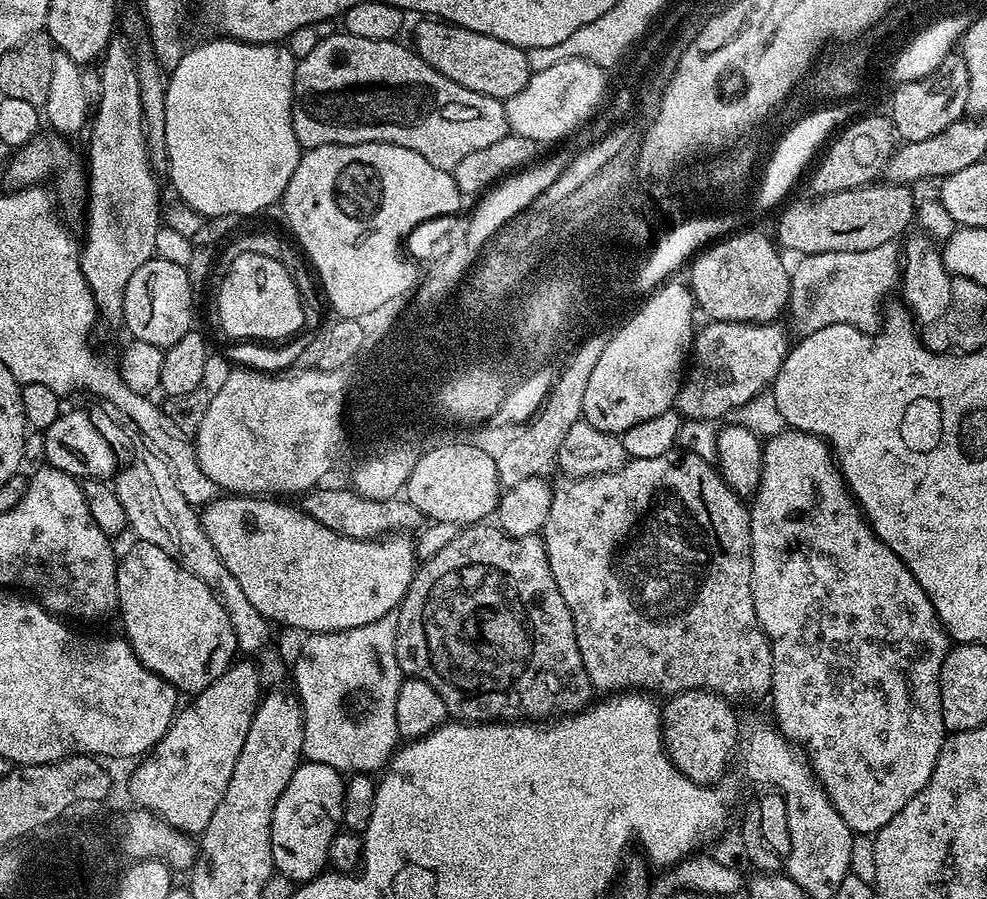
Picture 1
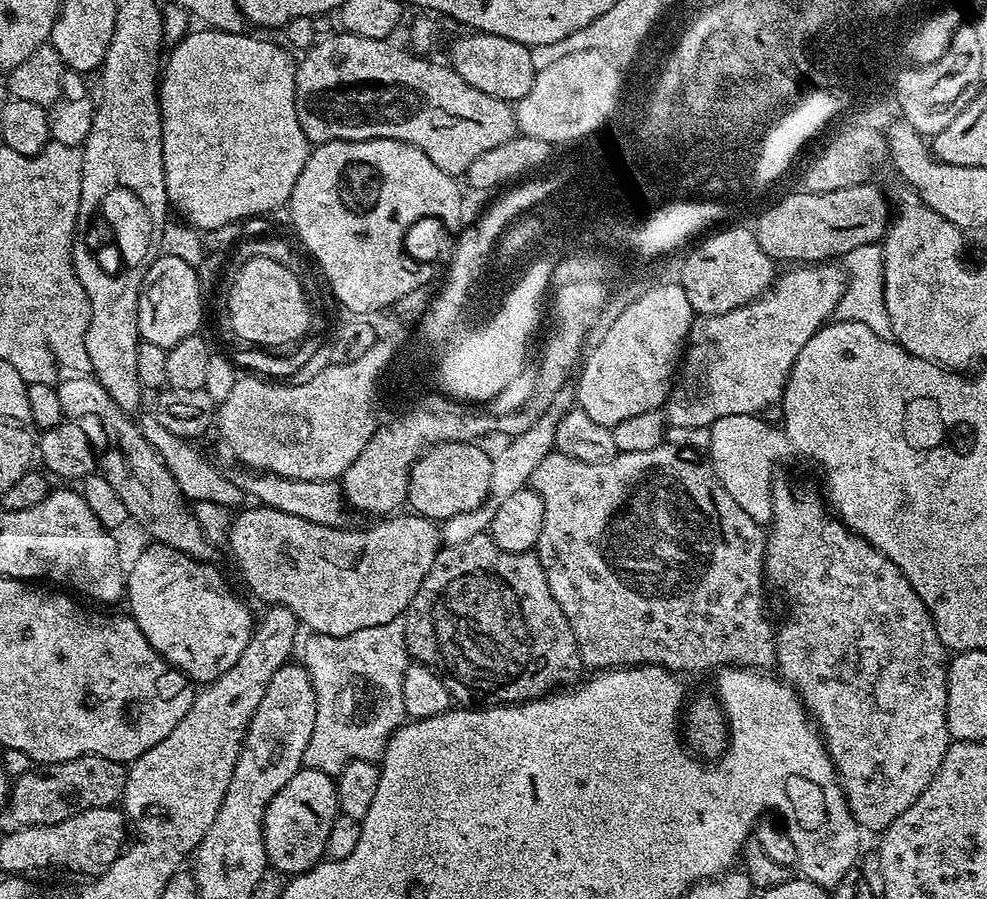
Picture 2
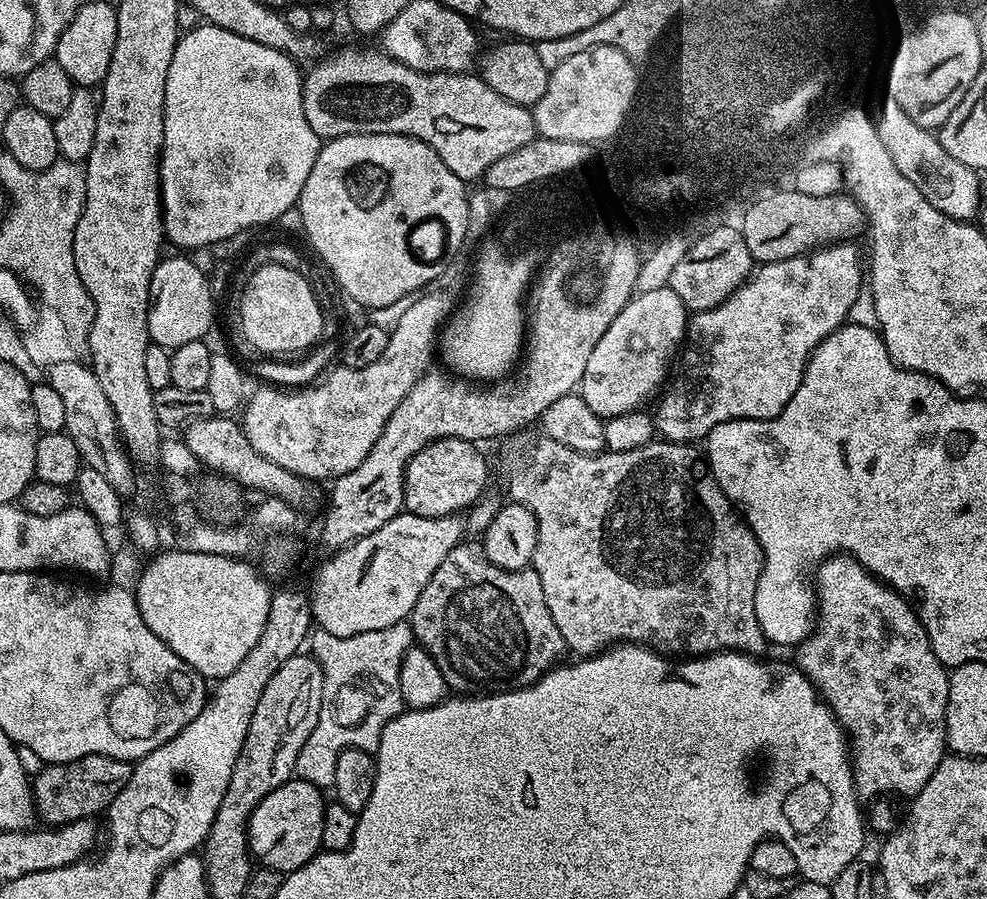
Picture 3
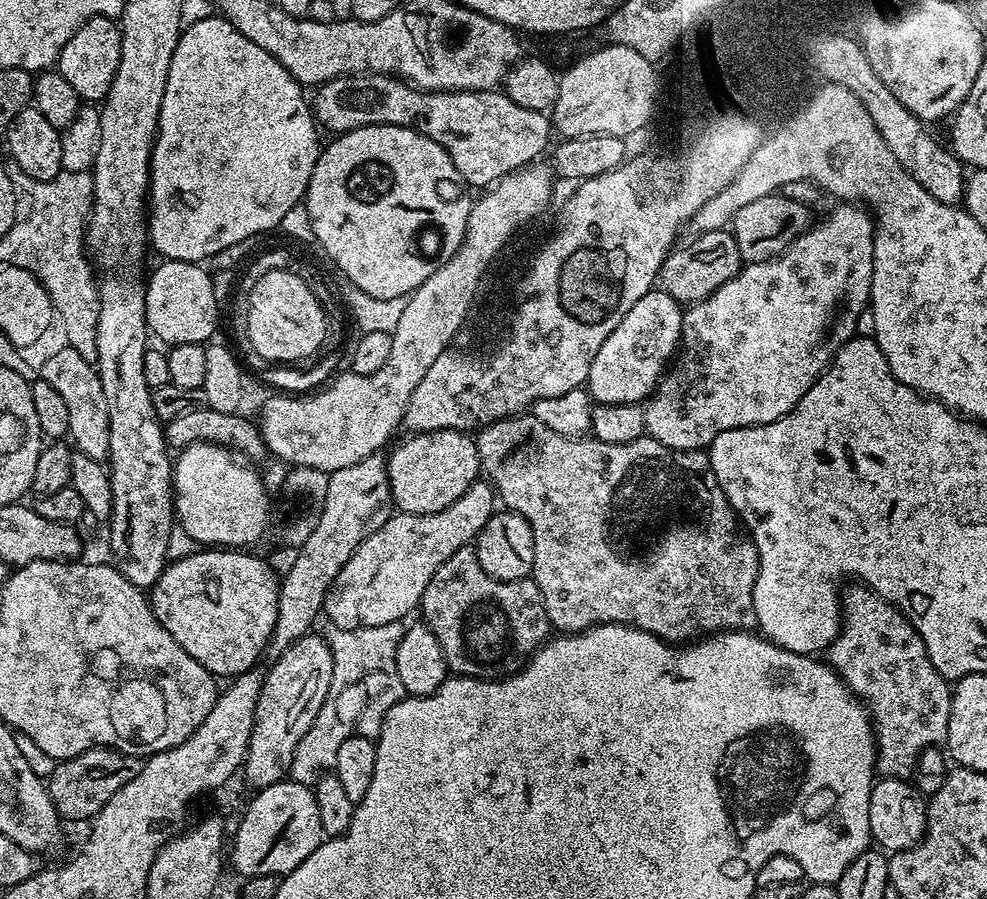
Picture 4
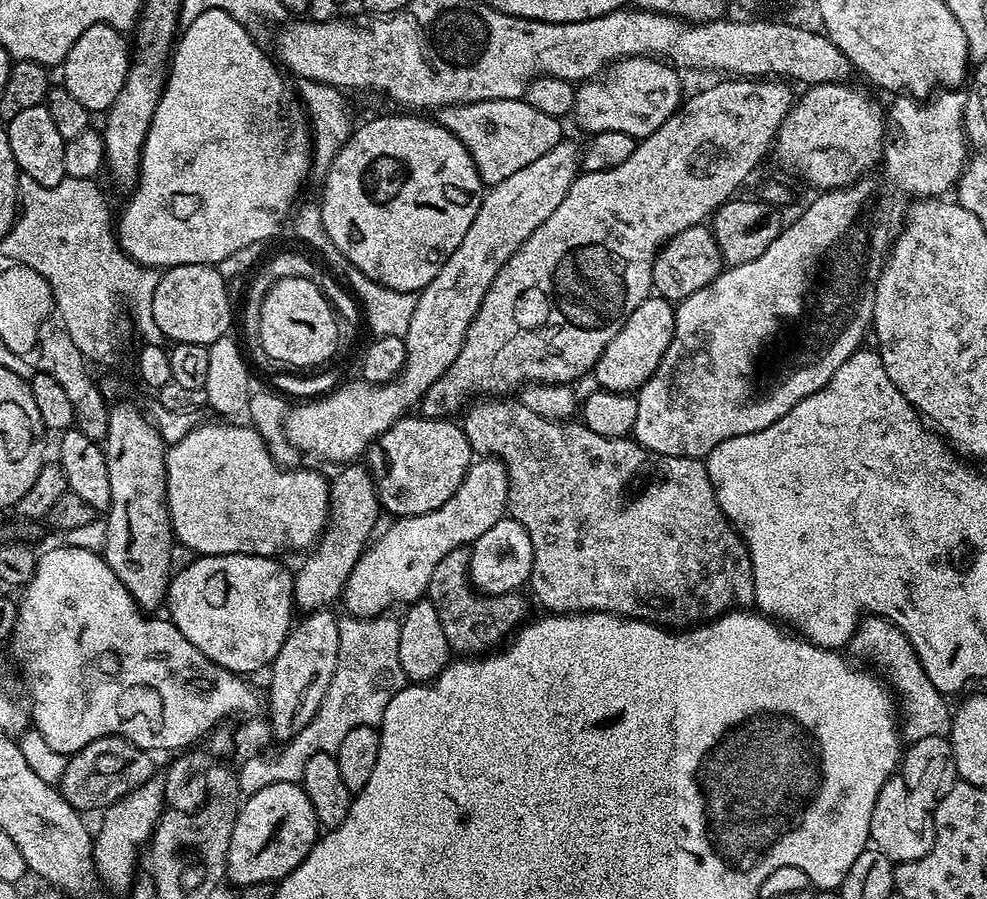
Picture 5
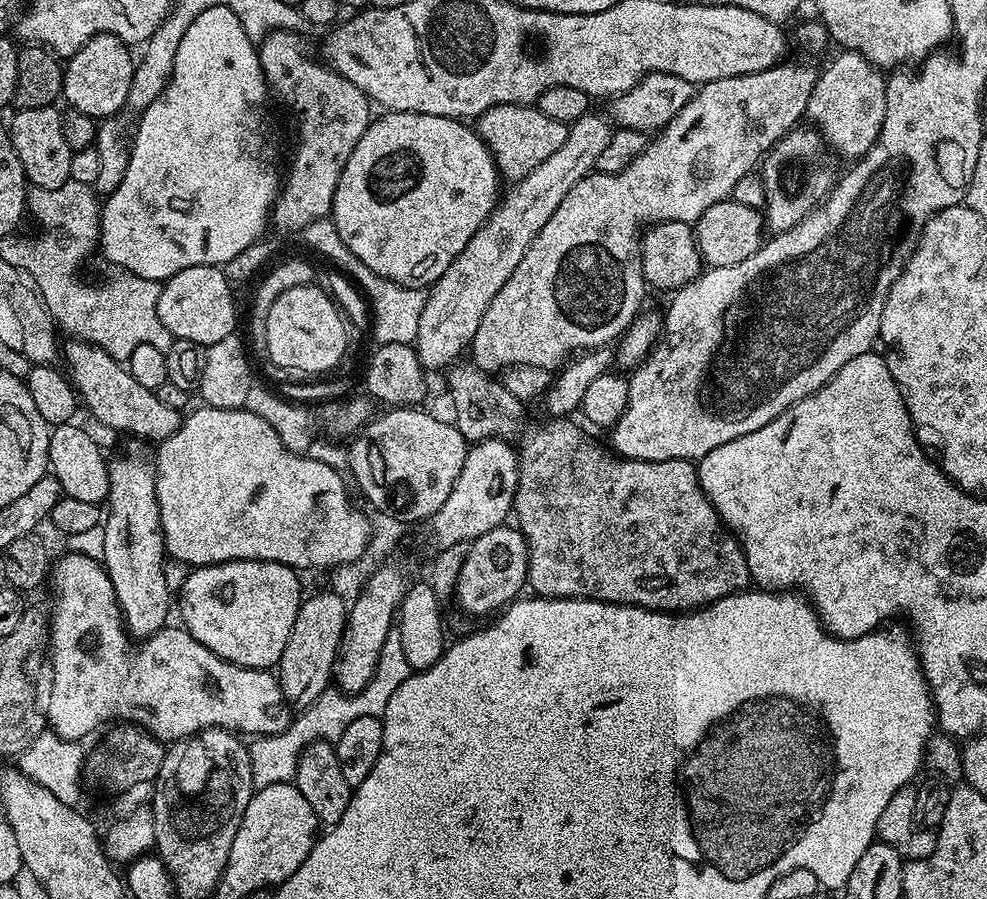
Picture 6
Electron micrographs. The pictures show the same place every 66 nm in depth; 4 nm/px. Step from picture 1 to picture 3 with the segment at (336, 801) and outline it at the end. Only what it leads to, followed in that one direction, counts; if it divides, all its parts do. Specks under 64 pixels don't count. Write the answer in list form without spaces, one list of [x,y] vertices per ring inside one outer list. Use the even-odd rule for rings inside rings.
[[[293,778],[266,794],[248,819],[248,851],[257,865],[282,873],[293,872],[321,851],[325,793],[310,782]]]

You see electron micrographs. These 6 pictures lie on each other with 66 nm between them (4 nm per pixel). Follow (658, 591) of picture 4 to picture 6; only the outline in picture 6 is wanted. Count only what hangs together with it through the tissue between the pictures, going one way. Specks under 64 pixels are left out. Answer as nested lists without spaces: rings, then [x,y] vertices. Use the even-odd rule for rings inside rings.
[[[457,362],[447,369],[448,392],[452,395],[454,423],[469,442],[513,438],[520,432],[520,419],[524,416],[525,405],[499,379],[487,372],[481,372],[471,362]],[[552,418],[547,421],[549,424],[540,424],[537,428],[532,428],[518,443],[518,459],[520,461],[520,484],[516,487],[516,502],[514,505],[514,520],[521,532],[524,534],[524,540],[528,544],[528,583],[529,589],[538,596],[547,596],[548,598],[578,598],[579,600],[601,600],[602,602],[610,602],[611,604],[637,604],[640,608],[649,608],[655,612],[690,612],[701,606],[707,606],[721,600],[724,596],[729,596],[735,592],[745,591],[749,587],[752,575],[748,569],[746,562],[746,554],[739,540],[730,531],[727,524],[720,519],[720,515],[714,510],[714,506],[710,502],[710,498],[706,498],[706,494],[700,485],[700,473],[697,465],[690,460],[663,460],[662,462],[650,462],[649,460],[625,460],[623,456],[615,451],[603,448],[596,440],[591,440],[578,425],[572,421],[572,418]]]

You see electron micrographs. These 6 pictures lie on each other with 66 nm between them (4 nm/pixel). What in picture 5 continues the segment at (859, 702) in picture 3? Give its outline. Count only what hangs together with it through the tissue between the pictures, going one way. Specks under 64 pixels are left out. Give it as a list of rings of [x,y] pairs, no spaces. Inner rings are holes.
[[[865,615],[852,636],[850,651],[857,656],[857,661],[869,660],[873,664],[871,667],[883,677],[894,693],[902,713],[902,736],[905,741],[944,736],[949,731],[950,704],[948,708],[944,701],[947,700],[945,693],[937,690],[934,682],[930,682],[926,670],[922,670],[922,662],[914,646],[906,638],[906,634],[902,634],[897,624],[892,624],[880,616]]]

